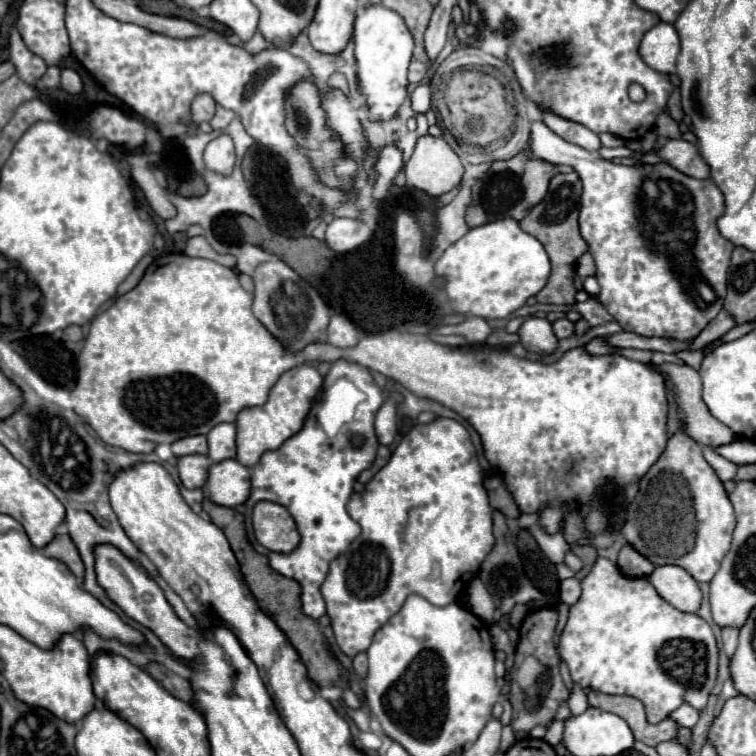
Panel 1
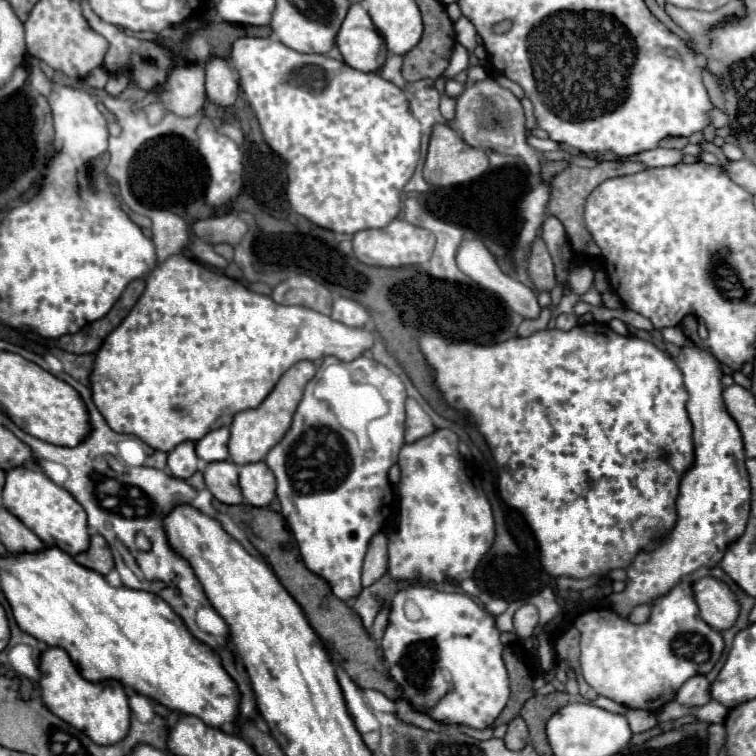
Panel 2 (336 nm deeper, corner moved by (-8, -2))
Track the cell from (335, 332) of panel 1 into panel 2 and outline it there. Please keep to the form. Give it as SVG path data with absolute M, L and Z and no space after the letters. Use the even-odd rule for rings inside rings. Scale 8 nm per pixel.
M338 297L334 301L330 317L348 327L364 327L370 321L370 313L358 301L346 297Z

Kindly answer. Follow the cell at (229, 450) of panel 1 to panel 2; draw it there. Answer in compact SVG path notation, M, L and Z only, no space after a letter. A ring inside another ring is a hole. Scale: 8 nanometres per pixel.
M220 427L216 431L210 431L206 437L202 437L196 443L198 457L208 463L228 459L228 439L230 439L228 427Z

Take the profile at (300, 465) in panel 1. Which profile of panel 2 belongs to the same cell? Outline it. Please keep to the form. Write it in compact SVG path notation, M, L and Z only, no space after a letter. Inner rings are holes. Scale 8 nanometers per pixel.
M360 357L356 359L356 363L348 363L348 371L352 371L352 375L358 377L358 381L374 385L390 407L384 421L380 421L384 425L380 425L380 429L378 425L368 429L372 447L368 451L362 451L358 447L354 433L340 427L332 409L324 401L318 401L312 395L314 383L310 383L296 409L290 431L266 455L266 465L276 477L276 499L280 503L280 515L284 517L290 531L294 533L304 565L312 573L326 579L332 587L332 593L342 601L348 601L350 597L356 597L362 591L360 573L362 573L362 561L364 561L368 543L372 535L382 529L386 515L390 513L390 503L394 499L394 493L388 483L388 469L392 467L392 463L396 463L398 451L404 445L404 401L406 401L402 379L390 369L386 369L384 365L376 363L374 359Z

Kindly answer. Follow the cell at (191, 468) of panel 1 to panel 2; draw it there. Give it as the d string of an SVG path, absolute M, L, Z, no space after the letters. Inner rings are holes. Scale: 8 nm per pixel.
M228 461L210 463L204 471L206 489L222 503L236 505L242 503L242 493L238 487L238 467Z

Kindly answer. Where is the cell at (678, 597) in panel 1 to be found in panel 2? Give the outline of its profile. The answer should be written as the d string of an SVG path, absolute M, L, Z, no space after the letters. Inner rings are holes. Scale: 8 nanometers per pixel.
M706 575L706 577L698 577L692 583L692 591L700 609L700 617L710 627L722 631L734 625L740 607L726 583Z

